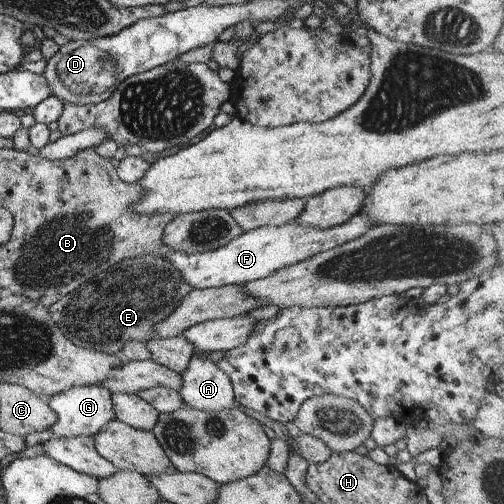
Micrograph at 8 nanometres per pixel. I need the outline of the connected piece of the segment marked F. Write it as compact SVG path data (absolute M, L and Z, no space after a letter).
M356 213L346 222L330 227L316 228L301 225L296 221L280 226L264 225L257 229L244 231L226 246L213 251L196 254L186 254L164 248L161 255L168 259L181 272L184 280L194 289L218 288L226 285L245 285L250 281L257 281L270 276L273 272L280 271L311 256L340 246L345 242L365 235L375 222L366 213Z

